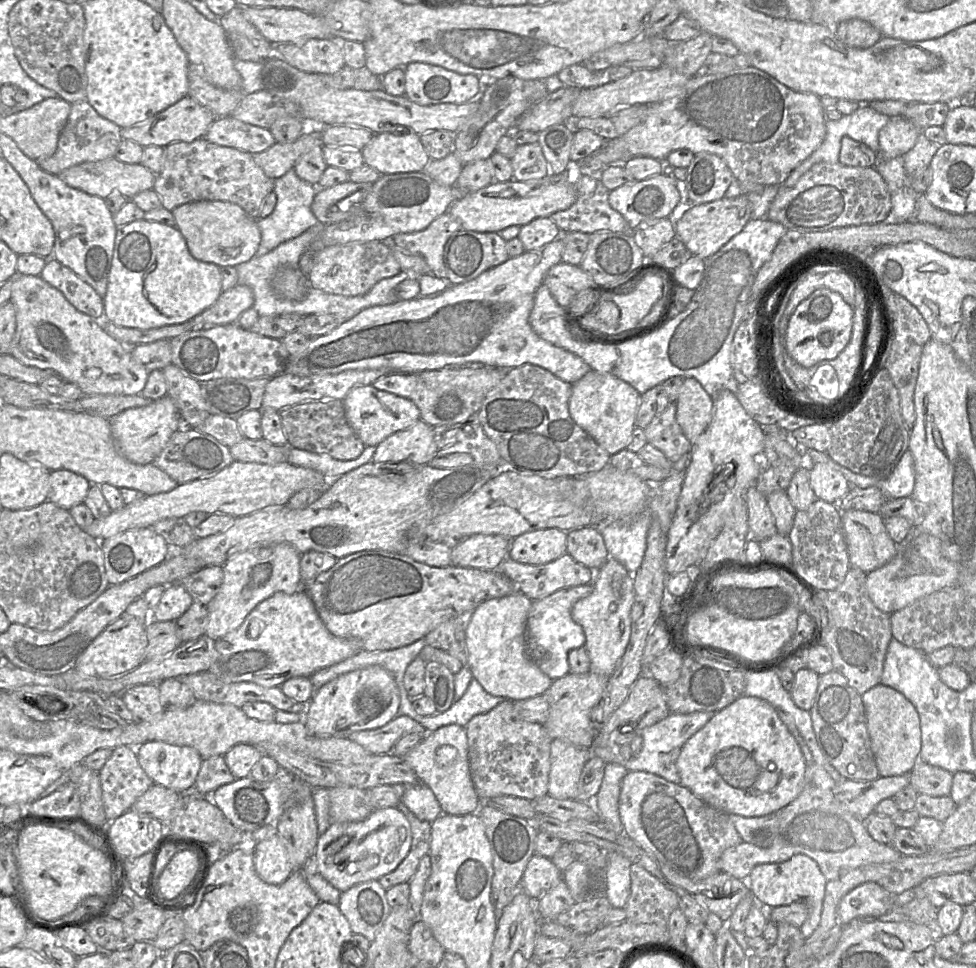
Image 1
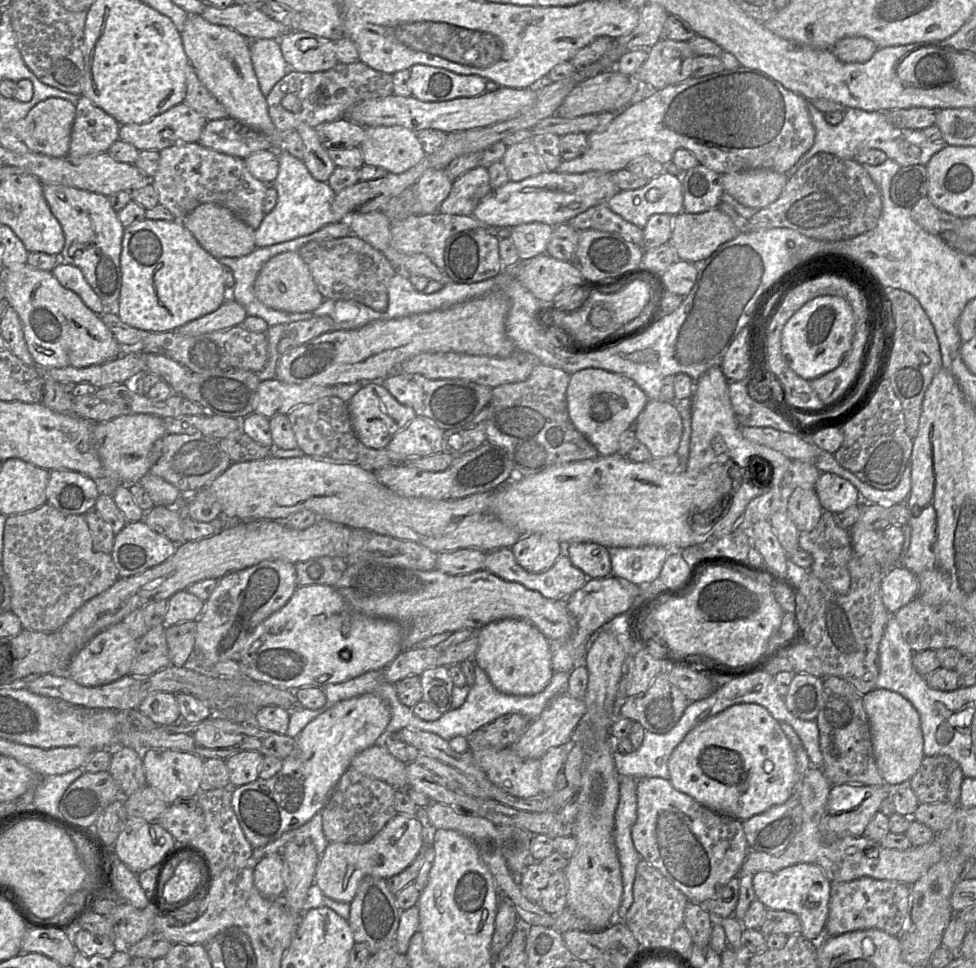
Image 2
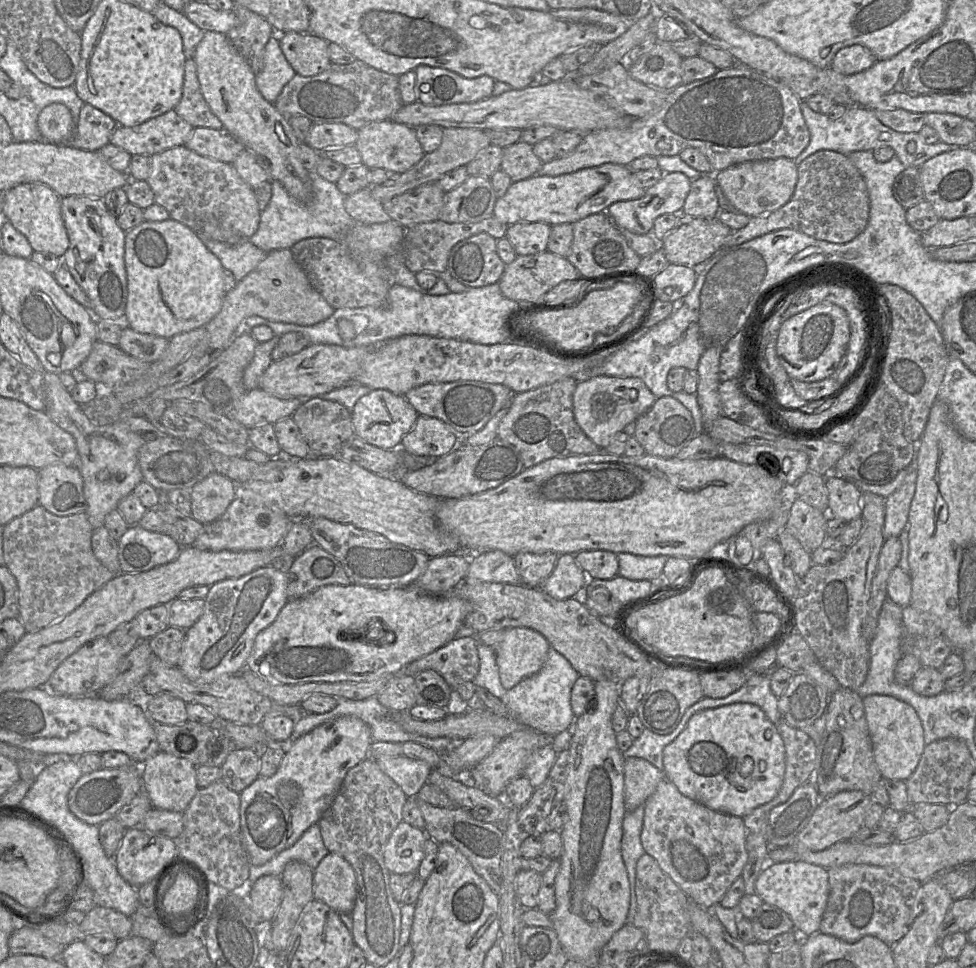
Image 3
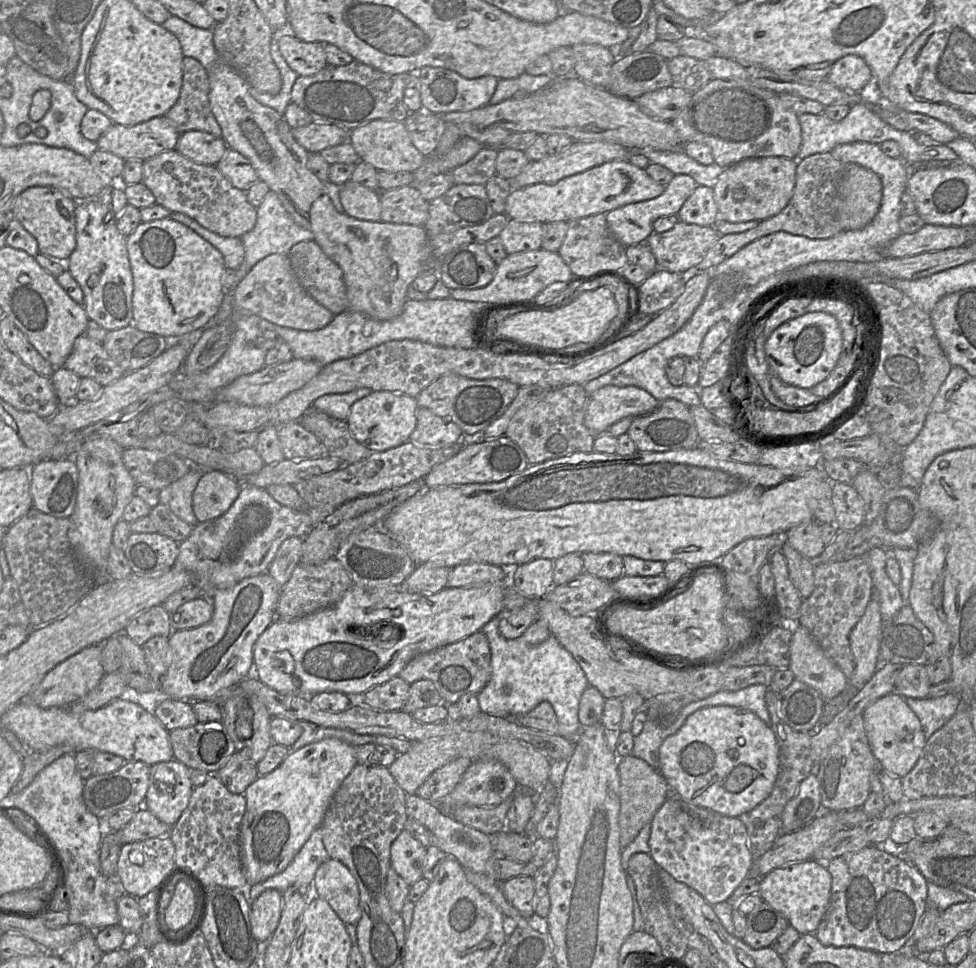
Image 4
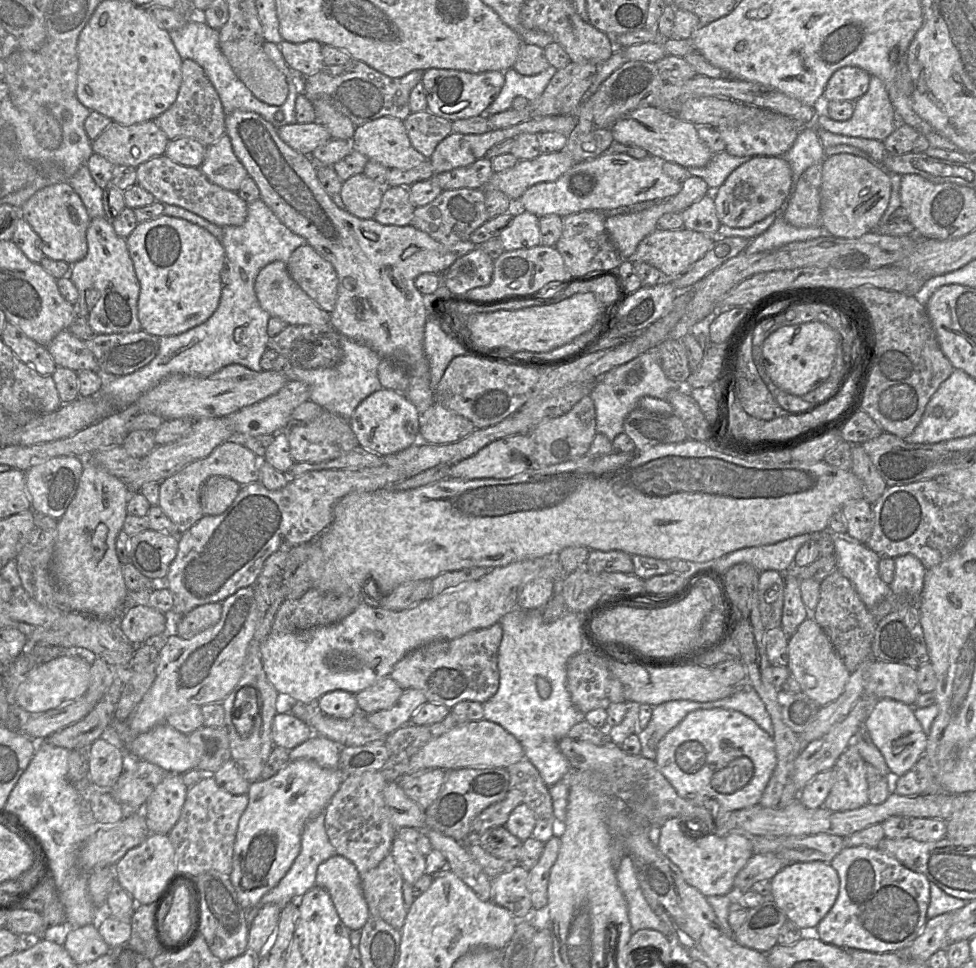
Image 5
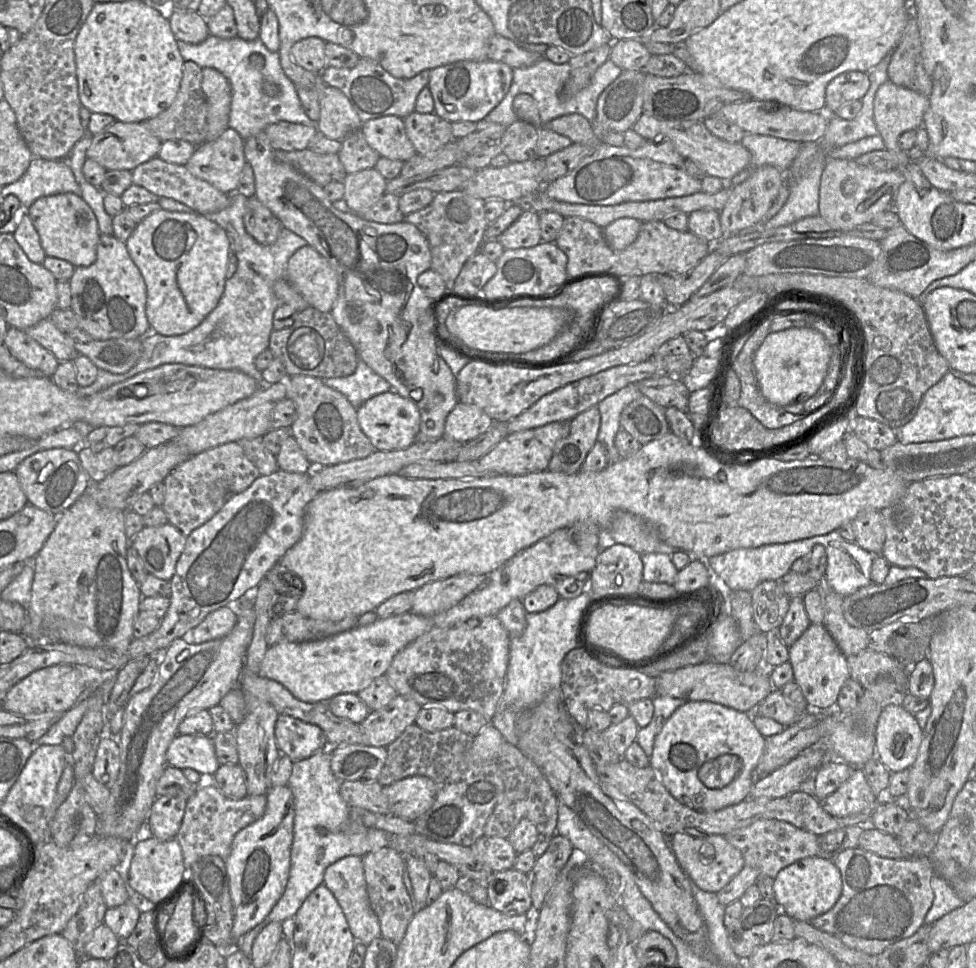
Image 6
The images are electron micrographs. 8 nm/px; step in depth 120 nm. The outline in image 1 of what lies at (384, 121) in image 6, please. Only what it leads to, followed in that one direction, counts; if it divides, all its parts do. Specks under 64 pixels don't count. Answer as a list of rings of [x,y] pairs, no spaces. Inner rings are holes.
[[[416,133],[374,134],[361,153],[364,163],[376,169],[381,175],[422,172],[431,160],[420,141],[420,135]]]

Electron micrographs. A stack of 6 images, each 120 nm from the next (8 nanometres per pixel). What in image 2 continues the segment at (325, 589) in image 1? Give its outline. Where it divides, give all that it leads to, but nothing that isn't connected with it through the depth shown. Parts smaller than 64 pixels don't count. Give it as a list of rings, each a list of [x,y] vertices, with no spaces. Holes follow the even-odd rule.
[[[382,563],[348,564],[334,587],[354,610],[368,616],[398,622],[402,627],[403,651],[438,633],[462,628],[478,630],[490,622],[506,618],[522,619],[532,623],[548,640],[566,640],[577,628],[577,621],[568,610],[566,599],[546,598],[538,591],[530,590],[517,582],[504,580],[486,569],[453,576],[437,569],[422,571]]]

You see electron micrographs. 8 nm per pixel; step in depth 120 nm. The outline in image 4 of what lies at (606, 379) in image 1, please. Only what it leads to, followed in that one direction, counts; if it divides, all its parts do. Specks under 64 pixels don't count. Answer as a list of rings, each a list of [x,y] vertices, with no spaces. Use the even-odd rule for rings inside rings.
[[[604,386],[588,397],[585,426],[594,435],[602,434],[625,417],[637,417],[644,411],[657,410],[660,402],[636,386]]]

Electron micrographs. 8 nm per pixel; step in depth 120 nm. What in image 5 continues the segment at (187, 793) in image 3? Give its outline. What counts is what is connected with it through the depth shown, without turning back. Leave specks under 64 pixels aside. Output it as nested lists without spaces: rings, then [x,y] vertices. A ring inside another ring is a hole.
[[[166,774],[142,809],[150,833],[169,834],[180,817],[187,789],[182,774]]]

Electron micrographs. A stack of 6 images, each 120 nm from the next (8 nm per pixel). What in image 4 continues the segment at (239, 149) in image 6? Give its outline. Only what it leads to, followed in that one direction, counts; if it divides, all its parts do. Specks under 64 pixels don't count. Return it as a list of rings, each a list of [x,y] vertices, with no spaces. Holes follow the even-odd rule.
[[[230,148],[227,149],[224,157],[216,167],[234,187],[244,192],[247,192],[259,181],[259,177],[250,161]]]

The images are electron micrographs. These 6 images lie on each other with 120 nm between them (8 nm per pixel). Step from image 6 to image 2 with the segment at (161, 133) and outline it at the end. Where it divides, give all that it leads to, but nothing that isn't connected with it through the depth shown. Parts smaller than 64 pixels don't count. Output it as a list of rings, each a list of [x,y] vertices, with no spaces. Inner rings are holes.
[[[190,63],[187,69],[186,97],[183,102],[202,114],[208,121],[223,119],[229,116],[225,107],[198,79]]]

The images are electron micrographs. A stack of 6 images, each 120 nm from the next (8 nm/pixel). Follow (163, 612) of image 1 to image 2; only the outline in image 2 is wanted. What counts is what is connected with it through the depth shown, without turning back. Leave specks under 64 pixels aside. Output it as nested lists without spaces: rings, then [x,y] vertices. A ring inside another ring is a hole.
[[[182,590],[168,599],[168,609],[164,618],[165,626],[184,621],[196,621],[204,609],[204,601],[197,596]]]

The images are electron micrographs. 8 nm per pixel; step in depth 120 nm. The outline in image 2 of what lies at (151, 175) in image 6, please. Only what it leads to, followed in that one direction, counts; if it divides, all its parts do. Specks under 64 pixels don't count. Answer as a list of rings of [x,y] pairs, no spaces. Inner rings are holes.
[[[199,142],[176,144],[159,153],[159,167],[150,183],[158,193],[159,204],[172,213],[174,220],[181,221],[203,203],[214,203],[230,209],[254,230],[260,226],[269,185],[249,172],[244,159],[206,148]]]

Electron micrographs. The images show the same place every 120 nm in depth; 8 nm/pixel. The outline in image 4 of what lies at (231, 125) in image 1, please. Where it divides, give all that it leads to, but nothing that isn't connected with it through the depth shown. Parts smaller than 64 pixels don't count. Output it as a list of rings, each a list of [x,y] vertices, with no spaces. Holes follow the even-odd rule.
[[[188,131],[180,134],[175,150],[191,161],[216,166],[228,149],[222,137],[202,131]]]

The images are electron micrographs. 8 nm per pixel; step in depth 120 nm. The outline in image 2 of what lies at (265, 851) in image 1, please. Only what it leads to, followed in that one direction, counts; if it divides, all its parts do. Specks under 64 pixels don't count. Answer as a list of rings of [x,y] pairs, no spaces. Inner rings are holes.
[[[280,853],[265,855],[253,869],[254,885],[262,896],[281,899],[287,883],[287,862]]]

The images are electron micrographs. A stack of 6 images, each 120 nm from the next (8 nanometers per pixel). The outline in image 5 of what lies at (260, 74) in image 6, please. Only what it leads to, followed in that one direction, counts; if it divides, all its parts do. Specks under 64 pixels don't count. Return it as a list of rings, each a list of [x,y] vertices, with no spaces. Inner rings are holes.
[[[194,11],[189,15],[187,23],[176,30],[168,31],[170,37],[182,59],[192,59],[197,62],[205,71],[207,77],[215,87],[226,115],[234,111],[249,111],[262,116],[276,129],[289,124],[296,123],[295,104],[297,96],[301,92],[301,79],[304,78],[292,70],[286,63],[278,44],[265,41],[263,48],[268,57],[274,62],[277,68],[286,76],[288,83],[288,97],[281,106],[268,105],[257,99],[246,85],[237,77],[229,64],[227,58],[222,53],[219,46],[219,30],[209,26]]]

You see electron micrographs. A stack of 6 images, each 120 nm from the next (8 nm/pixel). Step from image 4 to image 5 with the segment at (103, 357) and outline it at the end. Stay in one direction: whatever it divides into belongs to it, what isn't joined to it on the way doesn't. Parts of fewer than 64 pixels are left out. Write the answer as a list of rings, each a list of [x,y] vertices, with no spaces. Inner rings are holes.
[[[68,330],[60,331],[47,345],[47,350],[57,366],[77,373],[82,370],[99,371],[98,363],[86,342]]]

